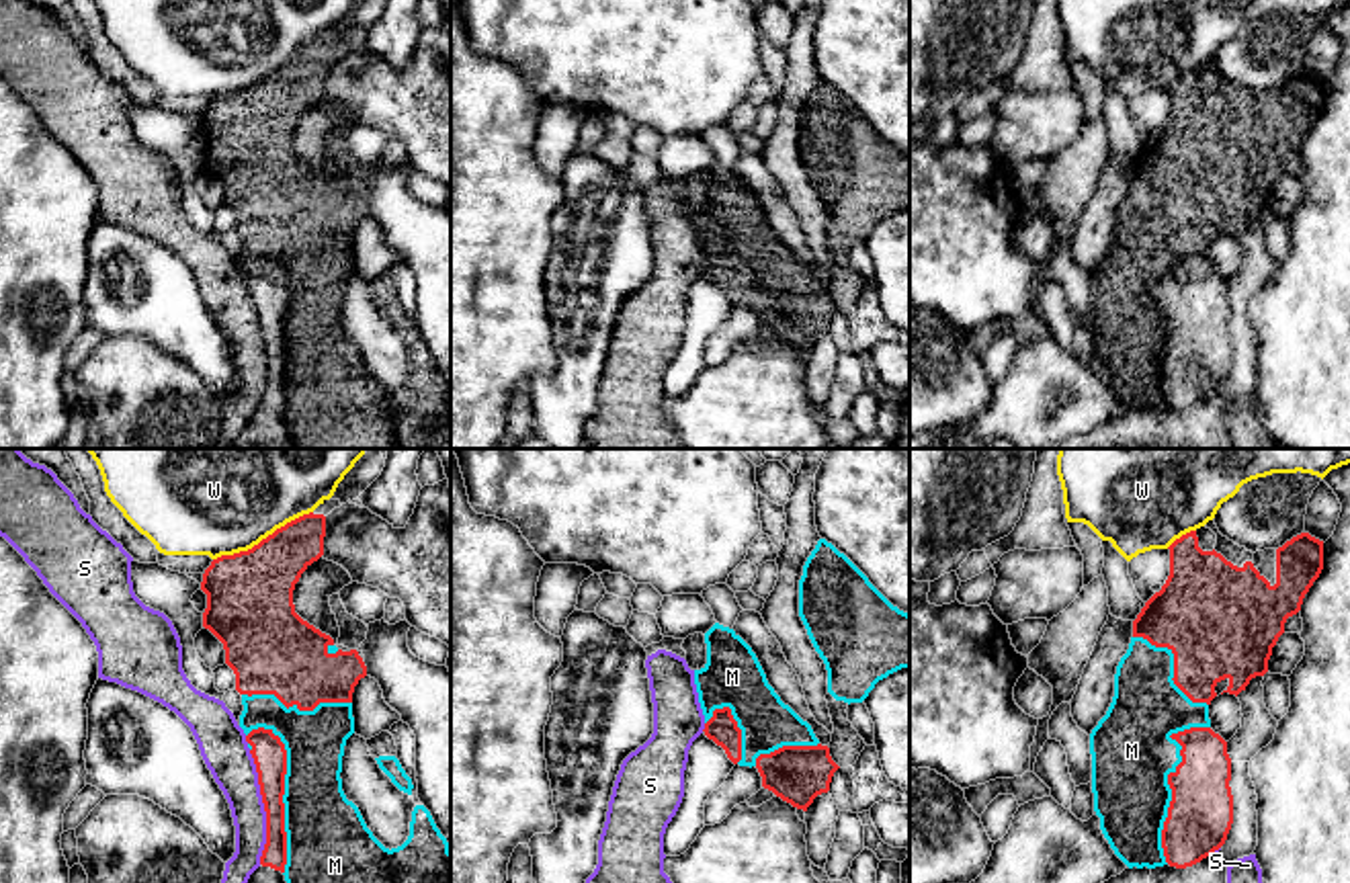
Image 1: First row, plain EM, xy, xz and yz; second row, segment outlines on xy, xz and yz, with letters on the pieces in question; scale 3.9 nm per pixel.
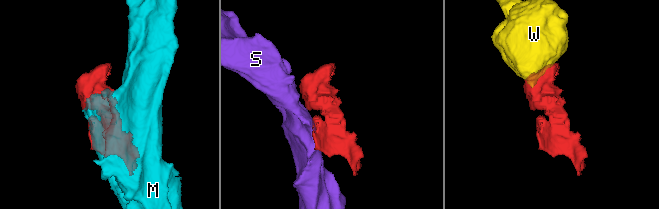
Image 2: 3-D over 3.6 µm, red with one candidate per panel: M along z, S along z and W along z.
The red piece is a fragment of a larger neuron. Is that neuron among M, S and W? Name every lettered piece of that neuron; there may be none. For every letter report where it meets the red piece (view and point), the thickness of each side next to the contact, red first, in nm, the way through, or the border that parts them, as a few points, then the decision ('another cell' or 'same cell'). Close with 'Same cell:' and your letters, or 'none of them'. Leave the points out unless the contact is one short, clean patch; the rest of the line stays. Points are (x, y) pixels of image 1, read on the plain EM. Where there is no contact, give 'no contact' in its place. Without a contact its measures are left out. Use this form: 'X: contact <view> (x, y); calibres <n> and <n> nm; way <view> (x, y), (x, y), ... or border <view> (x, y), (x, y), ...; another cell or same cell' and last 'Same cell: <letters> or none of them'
M: contact yz (1168, 322); calibres 260 and 320 nm; same cell
S: contact xy (265, 349); calibres 130 and 180 nm; another cell
W: contact xy (263, 80); calibres 340 and 380 nm; another cell
Same cell: M

